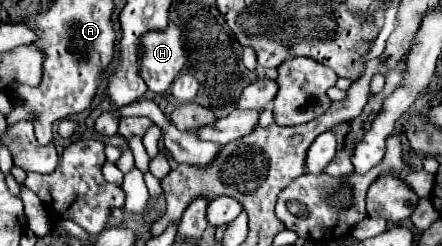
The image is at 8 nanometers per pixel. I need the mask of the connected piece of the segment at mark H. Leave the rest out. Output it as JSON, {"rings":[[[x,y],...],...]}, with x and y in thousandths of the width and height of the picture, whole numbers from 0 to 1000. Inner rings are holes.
{"rings":[[[385,93],[371,126],[330,134],[317,167],[317,199],[321,321],[339,370],[371,378],[421,256],[412,118]]]}

